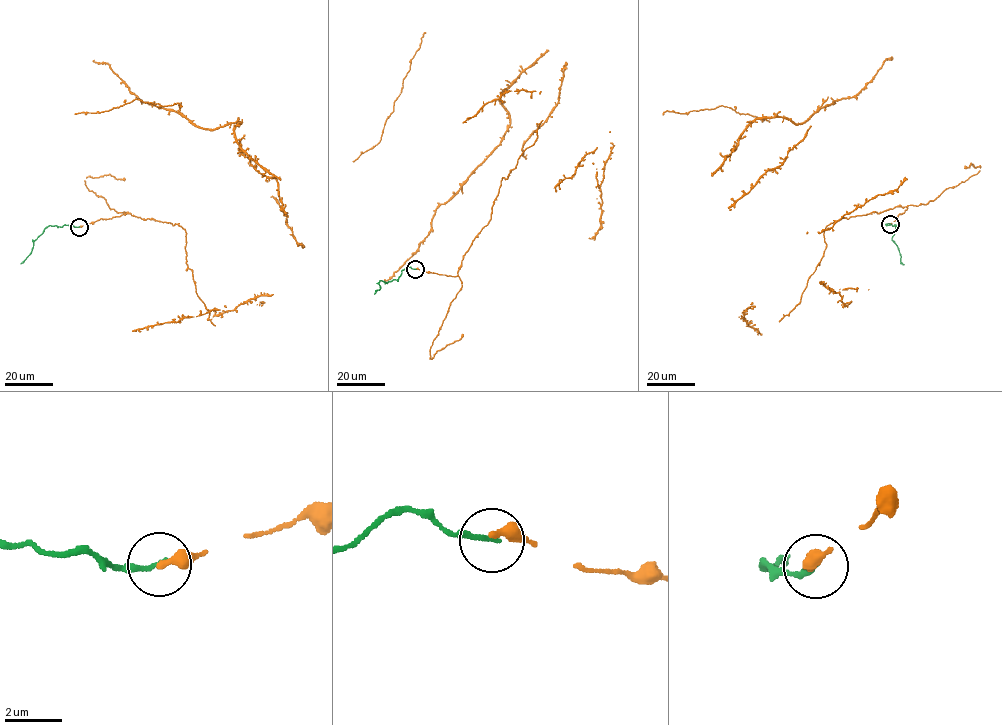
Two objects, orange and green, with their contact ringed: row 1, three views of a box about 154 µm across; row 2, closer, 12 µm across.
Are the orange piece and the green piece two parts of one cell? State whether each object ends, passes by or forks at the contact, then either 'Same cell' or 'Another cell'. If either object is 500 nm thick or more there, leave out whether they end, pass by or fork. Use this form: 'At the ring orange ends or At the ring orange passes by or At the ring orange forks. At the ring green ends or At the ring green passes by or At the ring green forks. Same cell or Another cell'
At the ring orange ends. At the ring green ends. Same cell

